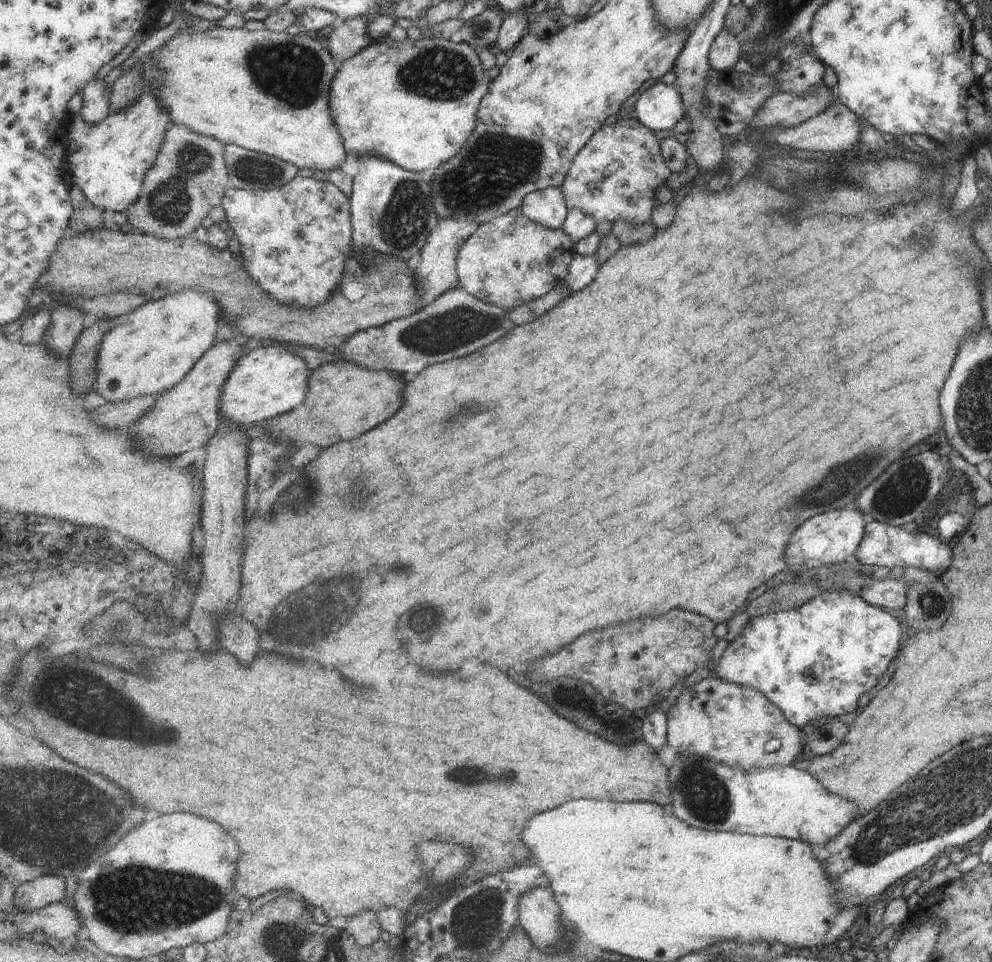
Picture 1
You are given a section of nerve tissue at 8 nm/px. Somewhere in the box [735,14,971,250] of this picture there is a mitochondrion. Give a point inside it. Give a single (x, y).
(852, 169)

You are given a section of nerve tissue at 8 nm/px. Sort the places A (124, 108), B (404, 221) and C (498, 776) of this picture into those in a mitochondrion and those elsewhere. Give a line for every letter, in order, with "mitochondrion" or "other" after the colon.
A: other
B: mitochondrion
C: mitochondrion

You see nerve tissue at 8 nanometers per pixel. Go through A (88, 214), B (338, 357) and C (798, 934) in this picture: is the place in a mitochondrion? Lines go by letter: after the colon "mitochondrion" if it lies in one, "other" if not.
A: other
B: other
C: other

